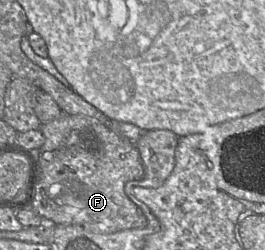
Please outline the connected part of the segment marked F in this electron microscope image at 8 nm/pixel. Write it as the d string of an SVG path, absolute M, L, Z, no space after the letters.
M66 113L42 123L40 131L45 142L38 150L41 175L31 207L45 222L80 225L95 233L147 225L144 213L124 190L127 182L141 179L145 173L135 142L94 118Z

